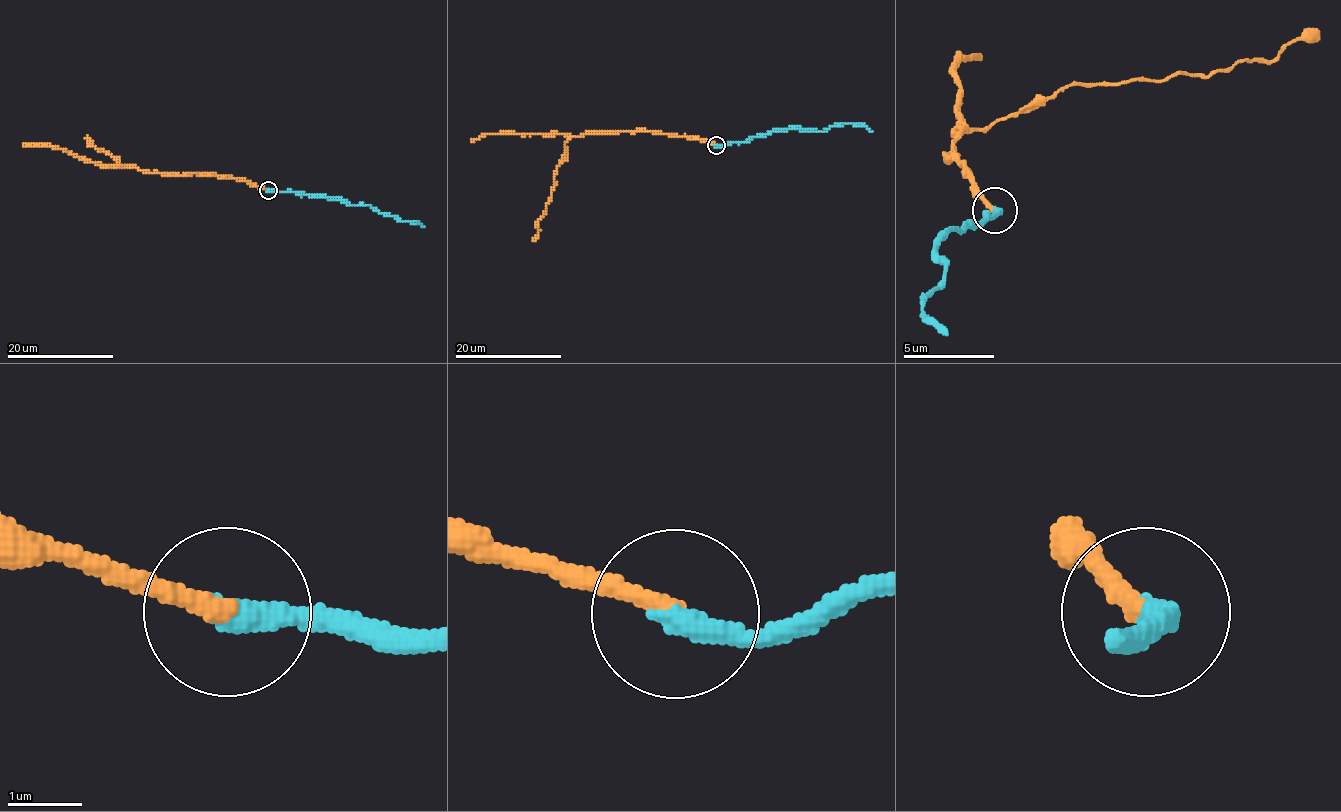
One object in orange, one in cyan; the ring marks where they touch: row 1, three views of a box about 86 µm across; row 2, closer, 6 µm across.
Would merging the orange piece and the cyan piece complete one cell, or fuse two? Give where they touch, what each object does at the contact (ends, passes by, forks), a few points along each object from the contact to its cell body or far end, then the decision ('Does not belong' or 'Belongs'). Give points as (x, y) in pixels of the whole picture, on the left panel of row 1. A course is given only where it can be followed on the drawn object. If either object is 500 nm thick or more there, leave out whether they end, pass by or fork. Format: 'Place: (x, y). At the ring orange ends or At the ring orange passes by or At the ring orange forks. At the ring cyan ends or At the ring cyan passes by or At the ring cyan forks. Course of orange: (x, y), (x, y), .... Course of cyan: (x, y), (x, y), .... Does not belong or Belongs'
Place: (268, 190). At the ring orange ends. At the ring cyan ends. Course of orange: (268, 190), (242, 179), (197, 173), (152, 173), (124, 167), (117, 164), (109, 153), (89, 145), (87, 136). Course of cyan: (268, 190), (338, 198), (351, 204), (371, 206), (402, 220), (418, 222), (423, 227). Belongs

